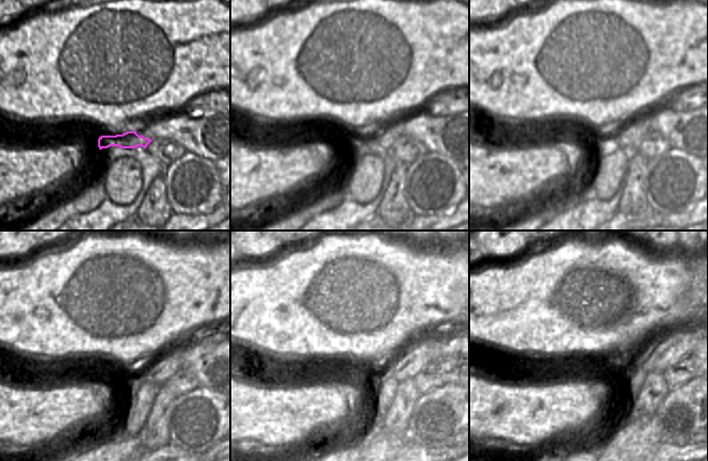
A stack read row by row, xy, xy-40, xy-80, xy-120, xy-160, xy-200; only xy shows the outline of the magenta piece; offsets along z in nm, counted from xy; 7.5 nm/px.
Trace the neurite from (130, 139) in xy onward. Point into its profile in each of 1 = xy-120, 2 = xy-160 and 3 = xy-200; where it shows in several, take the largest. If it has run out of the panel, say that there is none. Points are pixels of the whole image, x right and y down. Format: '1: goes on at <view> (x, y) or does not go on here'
1: goes on at xy-120 (159, 371)
2: goes on at xy-160 (425, 351)
3: goes on at xy-200 (675, 345)

